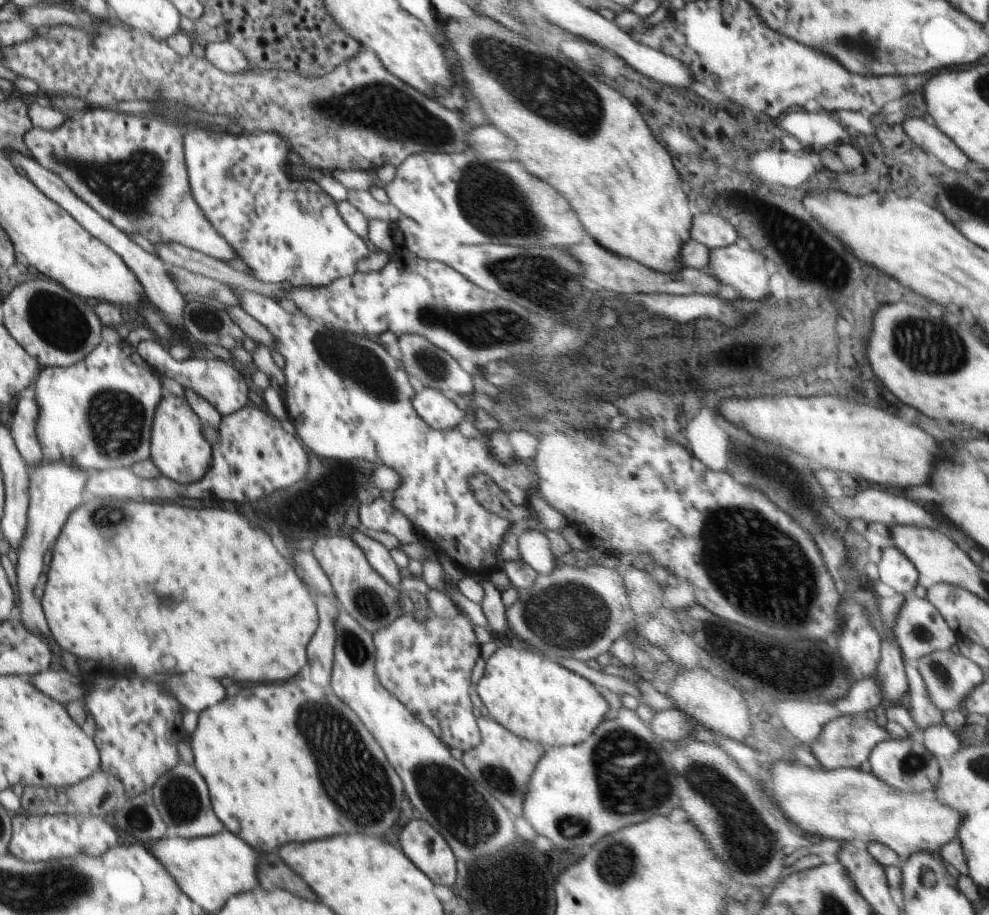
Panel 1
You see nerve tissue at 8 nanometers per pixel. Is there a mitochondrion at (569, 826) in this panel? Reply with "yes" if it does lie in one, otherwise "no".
yes

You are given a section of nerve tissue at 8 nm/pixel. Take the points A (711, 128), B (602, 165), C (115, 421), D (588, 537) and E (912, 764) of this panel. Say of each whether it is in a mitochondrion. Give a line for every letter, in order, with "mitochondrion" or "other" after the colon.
A: mitochondrion
B: other
C: mitochondrion
D: other
E: mitochondrion

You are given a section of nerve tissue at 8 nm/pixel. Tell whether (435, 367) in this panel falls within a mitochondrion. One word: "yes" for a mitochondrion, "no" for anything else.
yes

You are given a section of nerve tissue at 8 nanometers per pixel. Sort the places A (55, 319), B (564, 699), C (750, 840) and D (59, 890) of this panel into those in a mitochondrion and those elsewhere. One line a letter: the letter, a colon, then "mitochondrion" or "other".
A: mitochondrion
B: other
C: mitochondrion
D: mitochondrion

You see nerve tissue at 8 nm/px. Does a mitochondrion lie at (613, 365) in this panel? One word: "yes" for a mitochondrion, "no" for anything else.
yes

